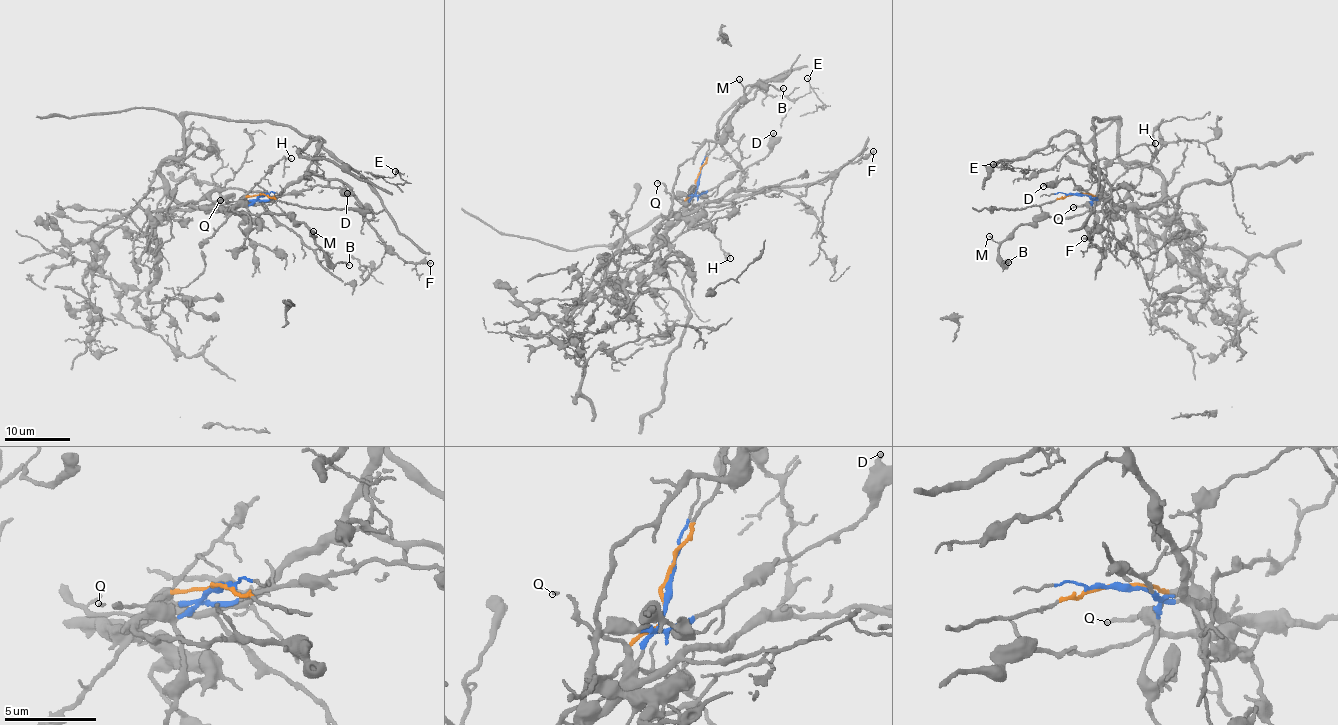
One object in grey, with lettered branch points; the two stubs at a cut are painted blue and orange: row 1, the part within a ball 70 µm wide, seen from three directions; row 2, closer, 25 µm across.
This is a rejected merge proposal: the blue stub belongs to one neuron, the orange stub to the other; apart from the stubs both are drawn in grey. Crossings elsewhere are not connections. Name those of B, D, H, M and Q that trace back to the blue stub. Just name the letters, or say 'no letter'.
B, D, M

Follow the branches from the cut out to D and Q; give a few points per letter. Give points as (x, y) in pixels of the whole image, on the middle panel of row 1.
D: (698, 179), (697, 192), (706, 194), (740, 170), (757, 163), (769, 153), (769, 140), (774, 133)
Q: (697, 180), (696, 191), (683, 200), (673, 197), (662, 182), (657, 182)

